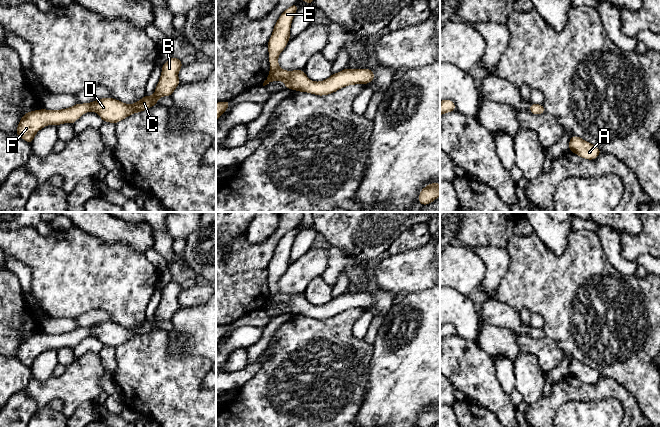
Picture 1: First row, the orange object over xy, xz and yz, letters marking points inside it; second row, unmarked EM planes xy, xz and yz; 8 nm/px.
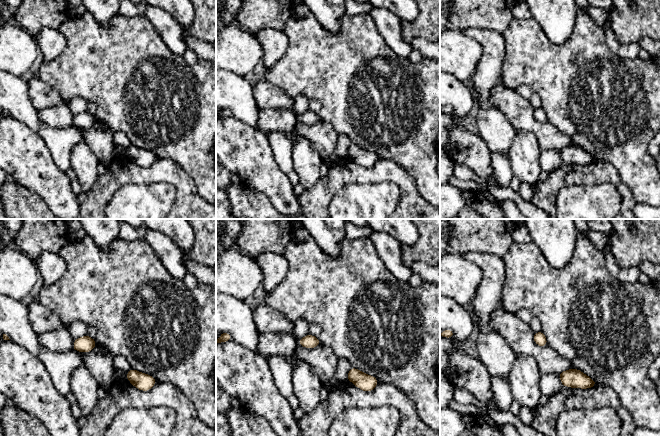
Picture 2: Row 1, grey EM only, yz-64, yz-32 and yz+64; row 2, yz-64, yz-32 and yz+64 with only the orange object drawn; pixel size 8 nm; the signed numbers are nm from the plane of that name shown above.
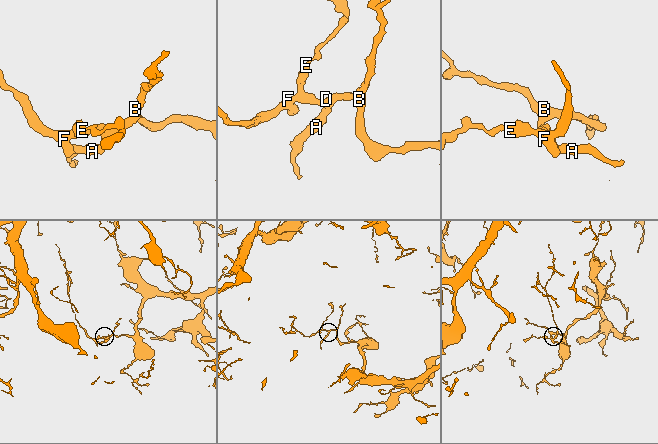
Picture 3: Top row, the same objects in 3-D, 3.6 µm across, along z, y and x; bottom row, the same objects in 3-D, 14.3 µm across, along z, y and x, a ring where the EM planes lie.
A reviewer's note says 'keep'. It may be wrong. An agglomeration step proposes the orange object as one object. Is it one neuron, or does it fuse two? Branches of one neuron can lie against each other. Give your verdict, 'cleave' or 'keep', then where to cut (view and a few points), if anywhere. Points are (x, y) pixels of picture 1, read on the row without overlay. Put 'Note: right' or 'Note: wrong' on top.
Note: right
keep; no cut

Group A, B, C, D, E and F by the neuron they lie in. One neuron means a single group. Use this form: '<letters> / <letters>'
A B C D E F

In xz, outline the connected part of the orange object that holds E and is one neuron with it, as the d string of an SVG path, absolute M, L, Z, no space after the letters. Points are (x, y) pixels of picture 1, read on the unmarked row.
M298 228L290 230L278 242L272 259L268 265L270 296L263 310L272 305L284 305L286 313L298 316L312 317L318 320L329 319L337 314L355 308L368 308L374 302L371 293L343 293L339 297L332 298L328 303L320 306L311 305L304 294L286 295L279 291L278 280L285 273L290 264L290 251Z

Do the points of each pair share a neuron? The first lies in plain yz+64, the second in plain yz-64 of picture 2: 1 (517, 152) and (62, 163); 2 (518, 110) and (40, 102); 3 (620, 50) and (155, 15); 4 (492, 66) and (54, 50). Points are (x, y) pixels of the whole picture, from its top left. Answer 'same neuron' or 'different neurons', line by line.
1: different neurons
2: same neuron
3: same neuron
4: same neuron

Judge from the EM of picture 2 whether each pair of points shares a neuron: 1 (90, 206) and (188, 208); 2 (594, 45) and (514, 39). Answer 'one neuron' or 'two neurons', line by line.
1: one neuron
2: one neuron

